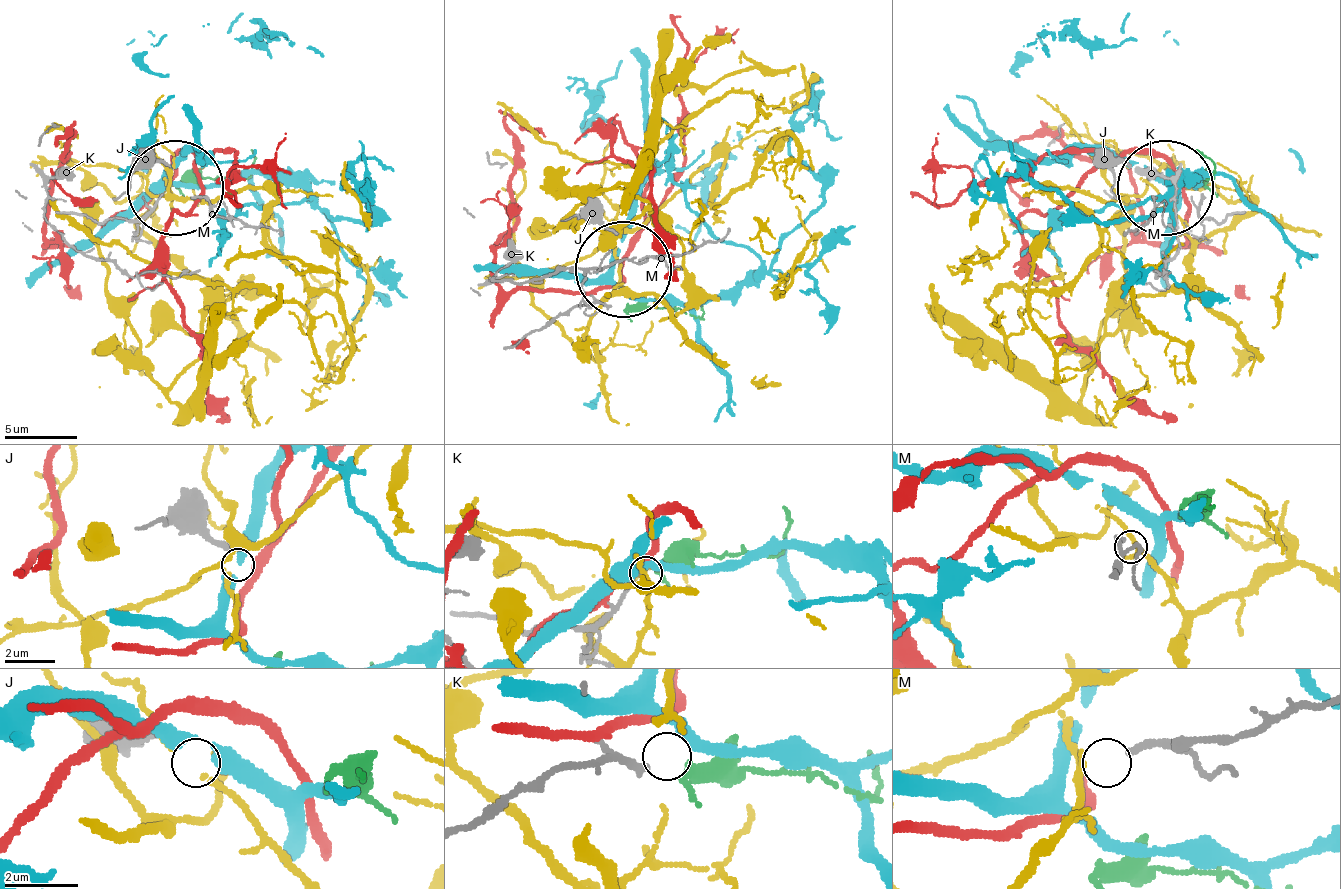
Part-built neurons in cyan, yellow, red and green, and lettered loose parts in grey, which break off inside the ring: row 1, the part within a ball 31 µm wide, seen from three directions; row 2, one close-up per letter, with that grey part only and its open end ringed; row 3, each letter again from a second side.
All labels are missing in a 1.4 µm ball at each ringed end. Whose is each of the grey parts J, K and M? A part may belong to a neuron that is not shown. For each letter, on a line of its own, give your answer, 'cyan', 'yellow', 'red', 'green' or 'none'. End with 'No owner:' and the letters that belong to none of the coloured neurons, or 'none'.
J: none
K: green
M: none
No owner: J, M

